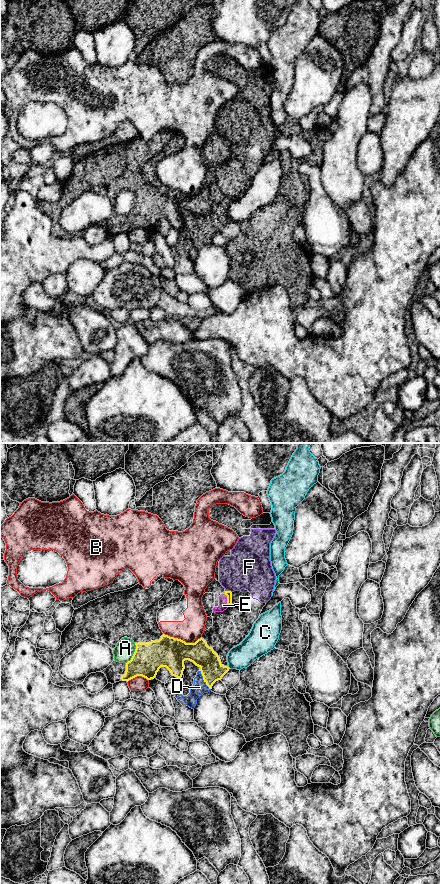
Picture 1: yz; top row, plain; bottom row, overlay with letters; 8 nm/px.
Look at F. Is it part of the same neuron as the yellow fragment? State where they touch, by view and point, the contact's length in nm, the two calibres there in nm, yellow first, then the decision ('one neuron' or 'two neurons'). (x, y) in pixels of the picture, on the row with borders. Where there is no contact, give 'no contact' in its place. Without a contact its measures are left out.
contact yz (228, 591); length 60 nm; calibres 50 and 340 nm; one neuron

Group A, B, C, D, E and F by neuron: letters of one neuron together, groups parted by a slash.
A / B / C / D E F

